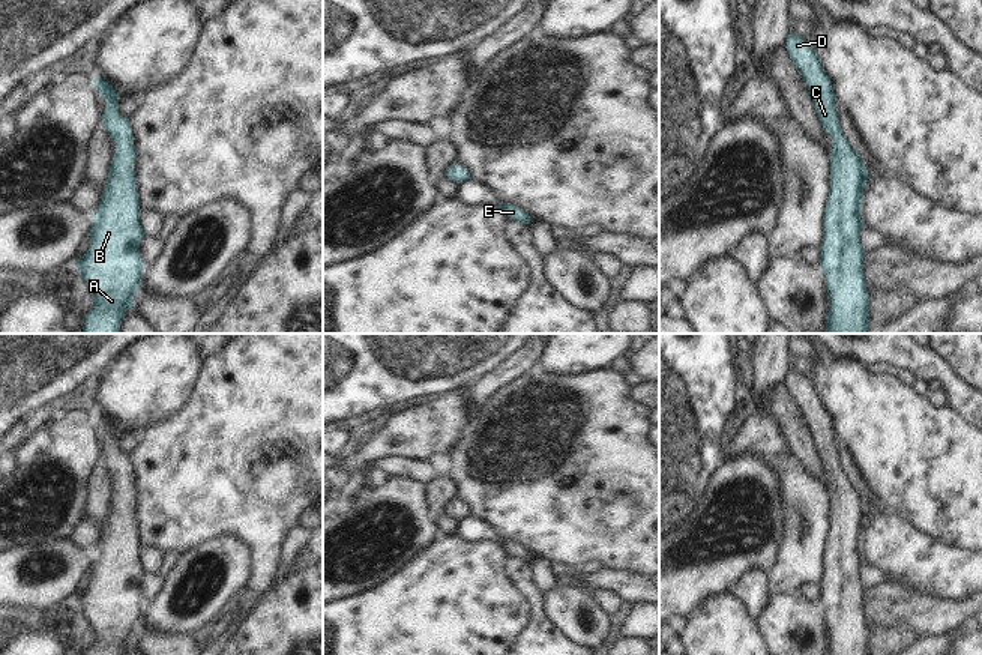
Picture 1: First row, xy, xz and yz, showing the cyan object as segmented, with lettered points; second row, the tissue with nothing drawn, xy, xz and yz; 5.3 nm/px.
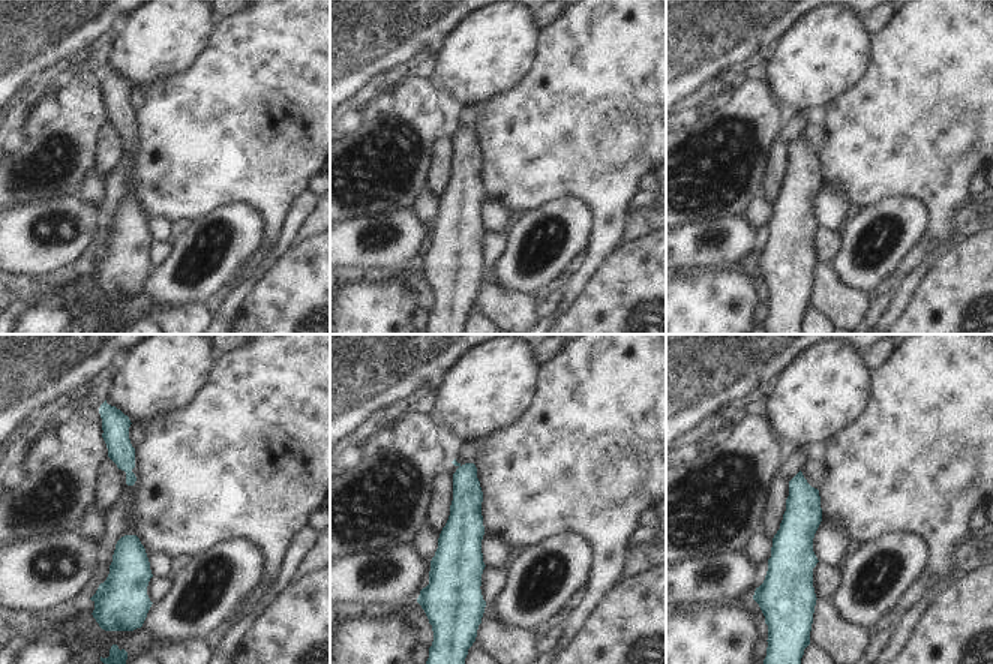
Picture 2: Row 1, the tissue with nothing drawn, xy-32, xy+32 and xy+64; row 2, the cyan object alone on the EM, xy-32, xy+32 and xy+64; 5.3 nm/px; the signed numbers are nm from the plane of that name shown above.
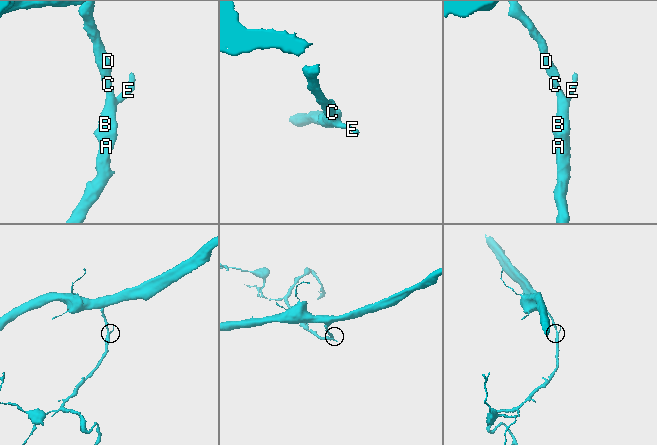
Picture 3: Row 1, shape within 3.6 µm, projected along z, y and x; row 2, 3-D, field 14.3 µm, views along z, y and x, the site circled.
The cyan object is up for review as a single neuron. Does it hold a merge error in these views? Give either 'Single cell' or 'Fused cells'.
Single cell.

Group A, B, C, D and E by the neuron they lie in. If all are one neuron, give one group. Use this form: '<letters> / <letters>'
A B C D E

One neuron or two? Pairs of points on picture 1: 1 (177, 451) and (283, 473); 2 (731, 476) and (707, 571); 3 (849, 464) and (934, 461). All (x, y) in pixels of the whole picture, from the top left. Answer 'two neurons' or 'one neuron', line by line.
1: one neuron
2: one neuron
3: two neurons

